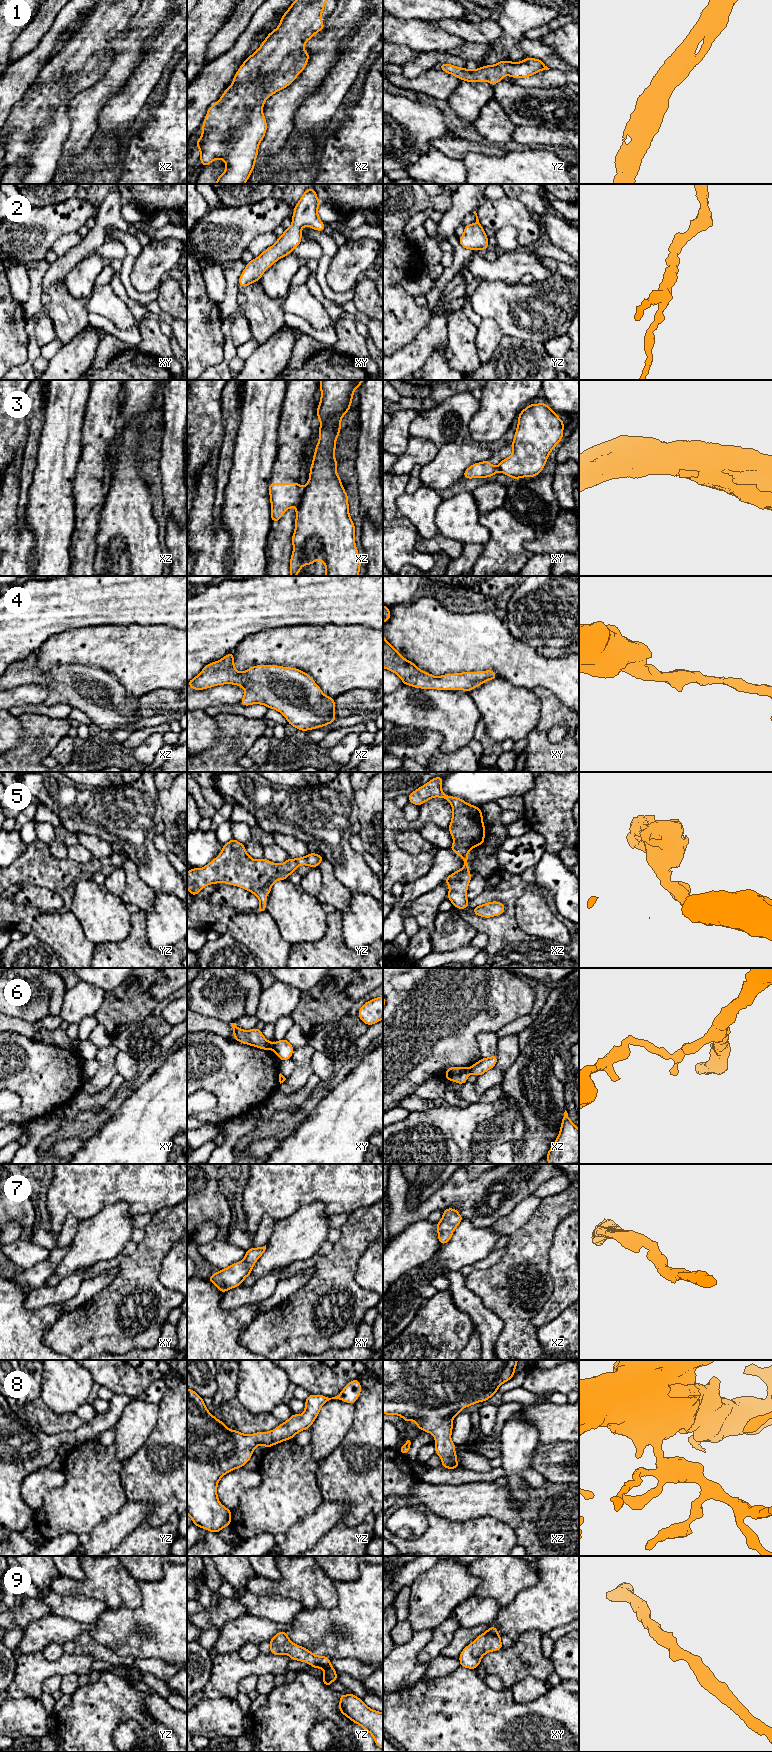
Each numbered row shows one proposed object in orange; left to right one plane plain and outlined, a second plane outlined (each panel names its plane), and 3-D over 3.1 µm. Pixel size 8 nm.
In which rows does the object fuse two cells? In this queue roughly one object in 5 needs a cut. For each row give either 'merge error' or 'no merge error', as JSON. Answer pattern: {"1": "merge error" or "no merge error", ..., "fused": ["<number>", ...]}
{"1": "no merge error", "2": "no merge error", "3": "merge error", "4": "no merge error", "5": "no merge error", "6": "merge error", "7": "no merge error", "8": "no merge error", "9": "no merge error", "fused": ["3", "6"]}

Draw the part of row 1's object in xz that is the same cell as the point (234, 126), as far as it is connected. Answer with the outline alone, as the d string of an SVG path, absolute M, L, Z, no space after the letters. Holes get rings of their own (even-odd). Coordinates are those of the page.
M295 0L283 14L279 26L243 62L232 84L208 109L196 147L200 150L202 167L215 159L224 160L226 170L217 178L216 184L245 184L250 178L259 144L267 130L263 105L271 95L289 86L305 69L310 56L304 51L305 43L325 28L321 17L326 1Z

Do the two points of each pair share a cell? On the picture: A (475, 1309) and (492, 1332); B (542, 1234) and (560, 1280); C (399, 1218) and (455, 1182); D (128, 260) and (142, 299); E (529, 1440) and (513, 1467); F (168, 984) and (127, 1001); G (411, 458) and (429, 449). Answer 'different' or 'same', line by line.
A: same
B: different
C: same
D: same
E: same
F: same
G: same

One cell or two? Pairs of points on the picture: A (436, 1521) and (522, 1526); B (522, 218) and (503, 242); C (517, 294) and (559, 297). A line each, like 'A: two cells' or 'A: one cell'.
A: two cells
B: two cells
C: one cell

